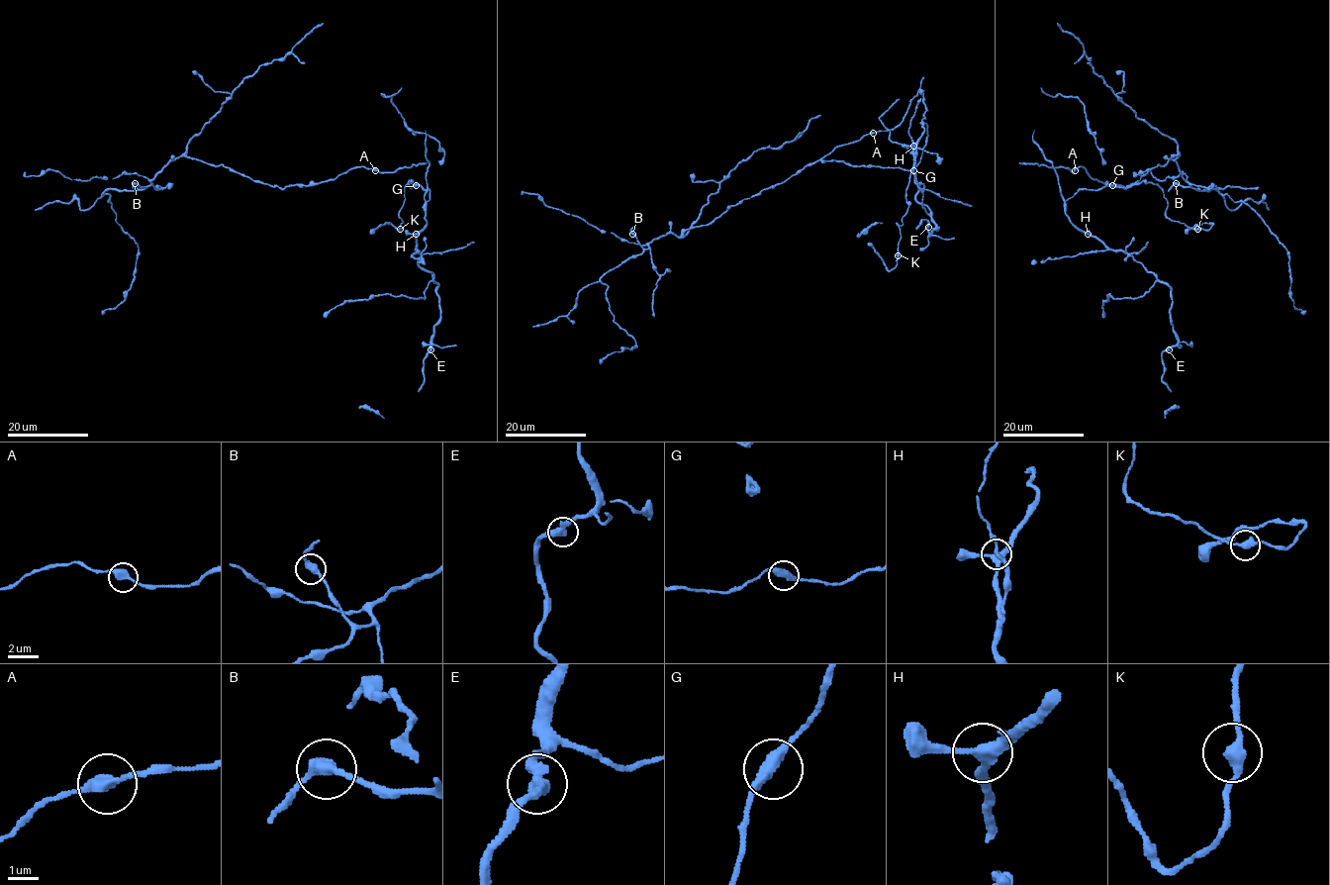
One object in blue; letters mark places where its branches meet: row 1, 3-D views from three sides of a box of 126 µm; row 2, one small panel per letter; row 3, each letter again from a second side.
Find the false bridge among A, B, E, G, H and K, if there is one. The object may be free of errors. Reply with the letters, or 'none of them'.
none of them

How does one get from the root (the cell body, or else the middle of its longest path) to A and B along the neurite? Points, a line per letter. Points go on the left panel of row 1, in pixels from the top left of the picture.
A: (351, 169), (364, 166), (375, 170)
B: (351, 169), (329, 180), (280, 189), (222, 164), (211, 165), (183, 155), (170, 160), (148, 185), (135, 183)

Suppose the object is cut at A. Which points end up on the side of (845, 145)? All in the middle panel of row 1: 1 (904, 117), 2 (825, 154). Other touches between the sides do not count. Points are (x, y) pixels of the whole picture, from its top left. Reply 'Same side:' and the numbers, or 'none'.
Same side: 1, 2

